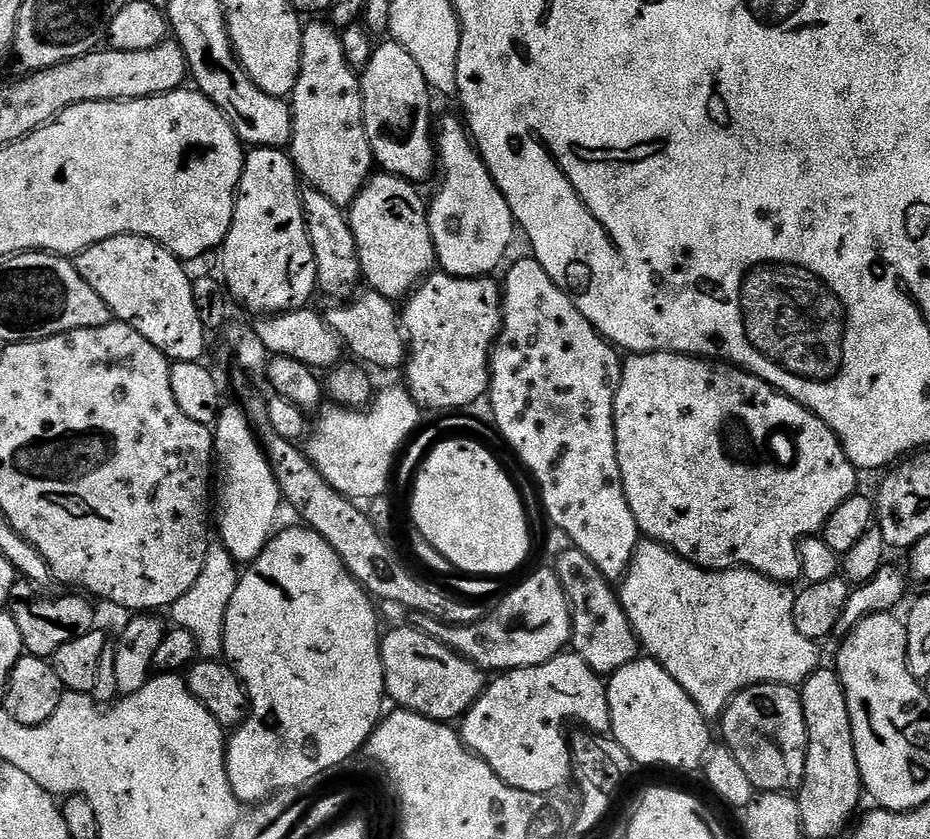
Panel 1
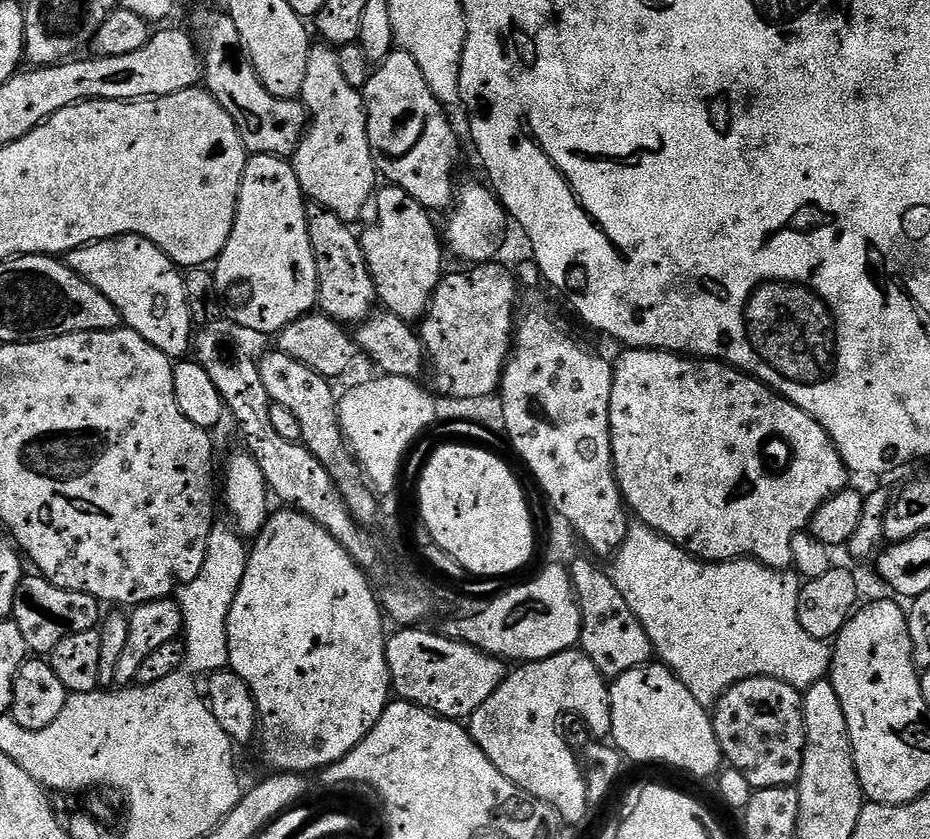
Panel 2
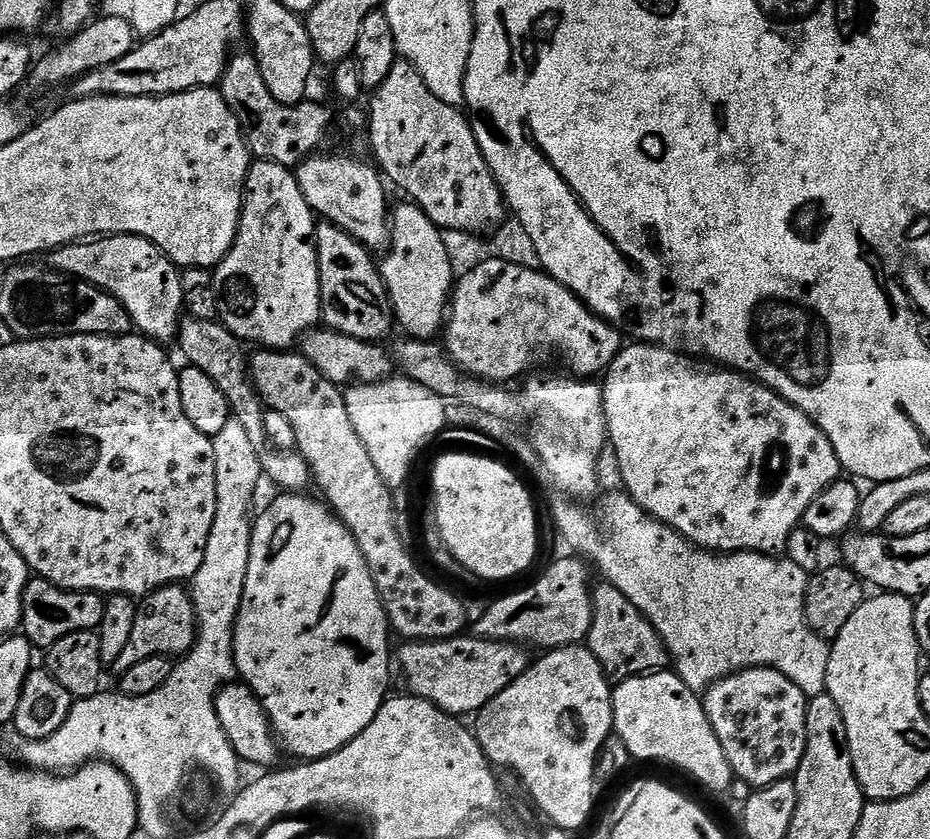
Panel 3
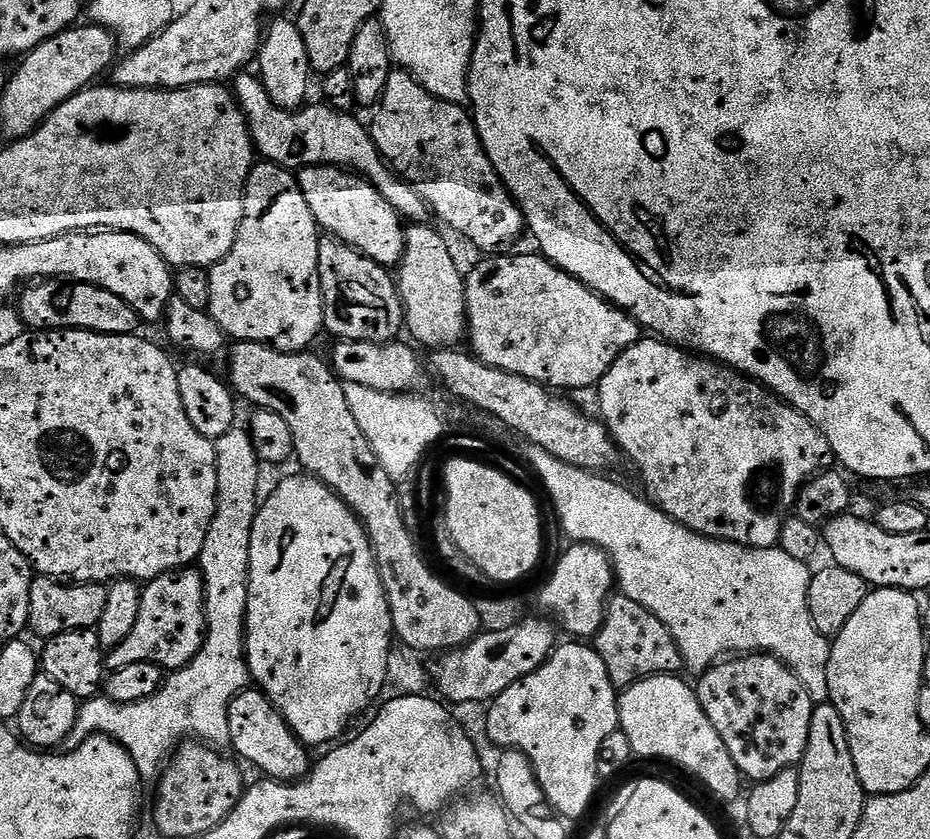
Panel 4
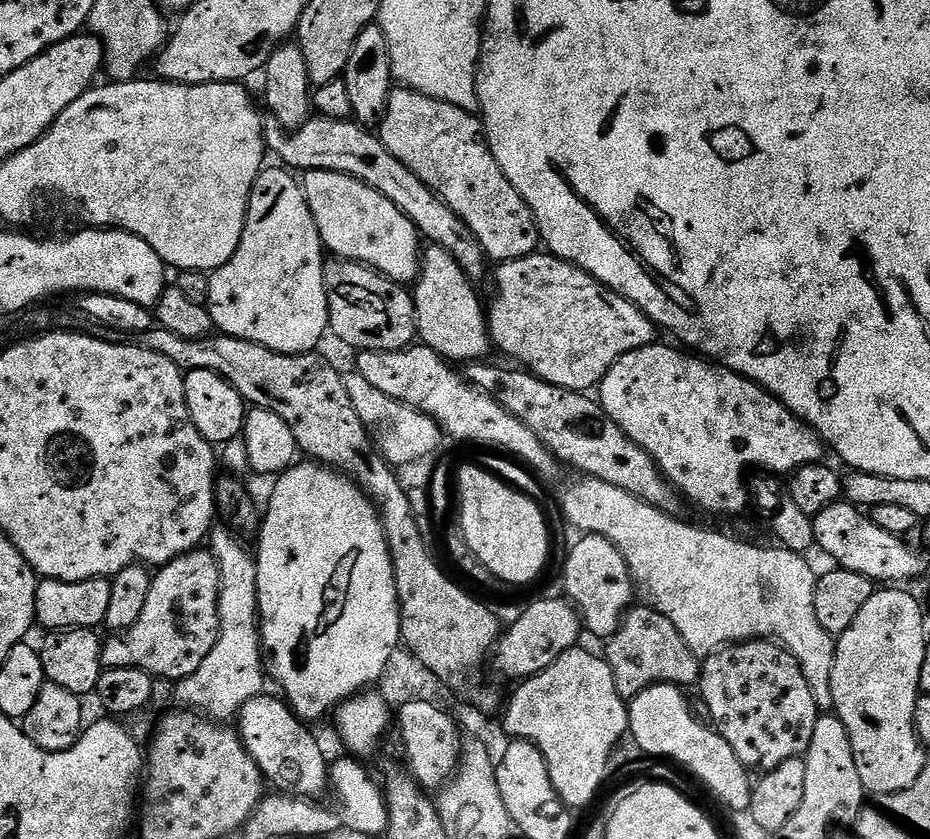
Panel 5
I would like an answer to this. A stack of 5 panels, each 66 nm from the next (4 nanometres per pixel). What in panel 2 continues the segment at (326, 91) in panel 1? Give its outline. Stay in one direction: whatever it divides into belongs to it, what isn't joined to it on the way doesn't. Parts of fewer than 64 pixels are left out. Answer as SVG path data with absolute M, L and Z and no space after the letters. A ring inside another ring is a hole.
M320 42L309 50L306 82L302 82L299 99L308 109L309 119L308 127L304 129L304 137L300 139L300 145L290 157L300 188L313 205L338 214L338 218L342 218L345 222L353 222L352 220L358 219L363 214L367 204L369 207L373 203L374 193L378 188L378 183L376 184L378 173L370 150L364 97L361 89L350 86L350 82L342 74L342 66L338 62L338 51L335 47Z

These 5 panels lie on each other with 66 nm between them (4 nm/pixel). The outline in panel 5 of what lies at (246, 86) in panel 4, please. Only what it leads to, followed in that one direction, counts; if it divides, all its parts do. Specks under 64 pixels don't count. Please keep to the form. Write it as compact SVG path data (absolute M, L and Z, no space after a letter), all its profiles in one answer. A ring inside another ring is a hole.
M316 114L300 128L289 131L277 120L270 118L264 123L264 142L271 153L277 152L285 160L281 161L289 169L300 168L301 173L330 170L358 178L366 186L378 190L383 196L390 198L390 202L394 202L394 206L398 206L398 210L402 210L402 214L406 214L410 222L414 222L421 237L429 245L446 250L452 255L469 280L480 282L483 278L486 257L466 222L462 222L462 218L458 218L458 214L454 214L454 210L450 210L446 202L439 200L434 190L430 190L430 186L426 186L426 182L418 178L418 174L402 166L402 162L398 162L398 158L394 158L394 154L386 150L379 135L371 127L358 124L355 119L335 120Z

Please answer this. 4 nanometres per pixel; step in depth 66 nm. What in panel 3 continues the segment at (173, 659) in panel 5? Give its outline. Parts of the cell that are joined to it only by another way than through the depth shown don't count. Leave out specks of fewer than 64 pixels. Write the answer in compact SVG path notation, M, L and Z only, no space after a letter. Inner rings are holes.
M168 584L139 601L134 634L130 634L130 642L126 650L122 650L122 658L110 665L111 671L116 674L125 672L134 666L134 662L142 662L142 658L151 656L183 657L196 643L197 635L198 621L191 591L180 584Z

